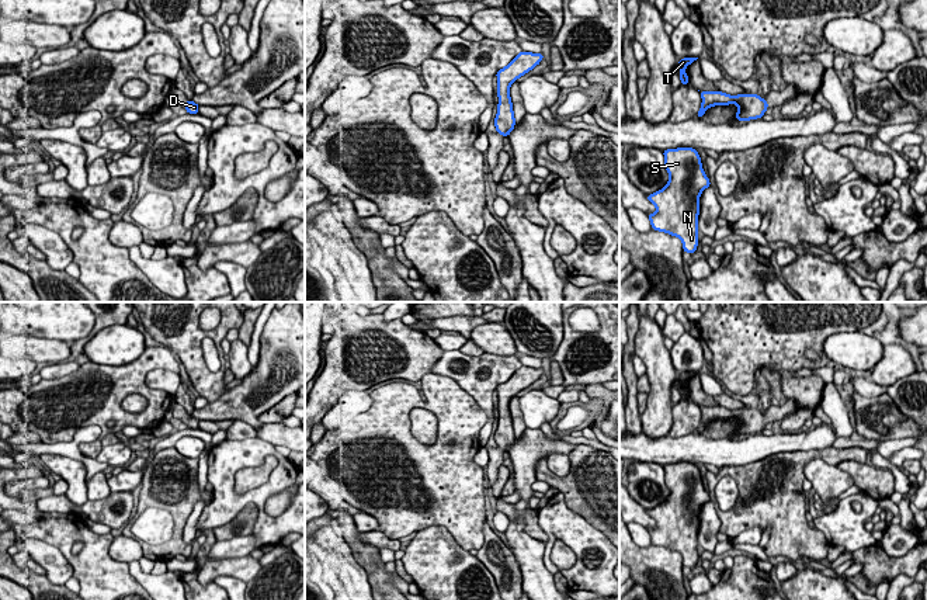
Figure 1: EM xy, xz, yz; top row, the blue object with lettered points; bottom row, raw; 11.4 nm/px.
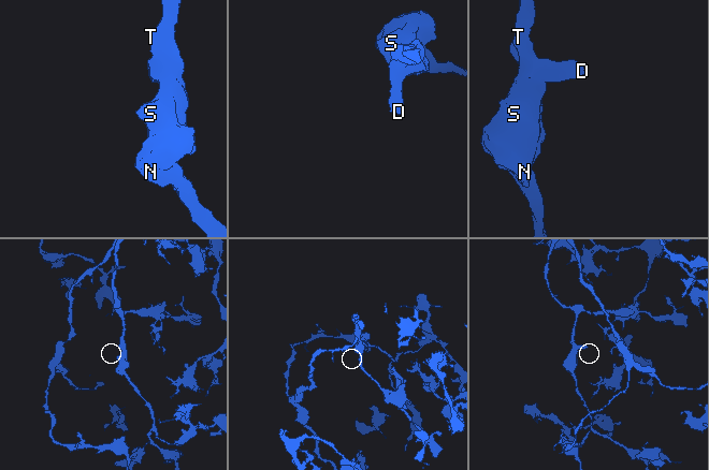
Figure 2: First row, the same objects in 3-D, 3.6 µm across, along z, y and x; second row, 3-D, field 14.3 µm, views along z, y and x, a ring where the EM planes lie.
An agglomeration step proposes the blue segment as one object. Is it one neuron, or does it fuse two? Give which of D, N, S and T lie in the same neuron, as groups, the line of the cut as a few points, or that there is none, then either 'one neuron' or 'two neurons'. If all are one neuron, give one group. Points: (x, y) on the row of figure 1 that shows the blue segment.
D N S T; no cut; one neuron

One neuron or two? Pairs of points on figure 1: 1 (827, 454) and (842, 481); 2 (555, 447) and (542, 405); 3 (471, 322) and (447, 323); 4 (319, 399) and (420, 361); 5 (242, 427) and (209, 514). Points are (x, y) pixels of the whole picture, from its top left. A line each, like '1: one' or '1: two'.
1: two
2: two
3: one
4: one
5: two

